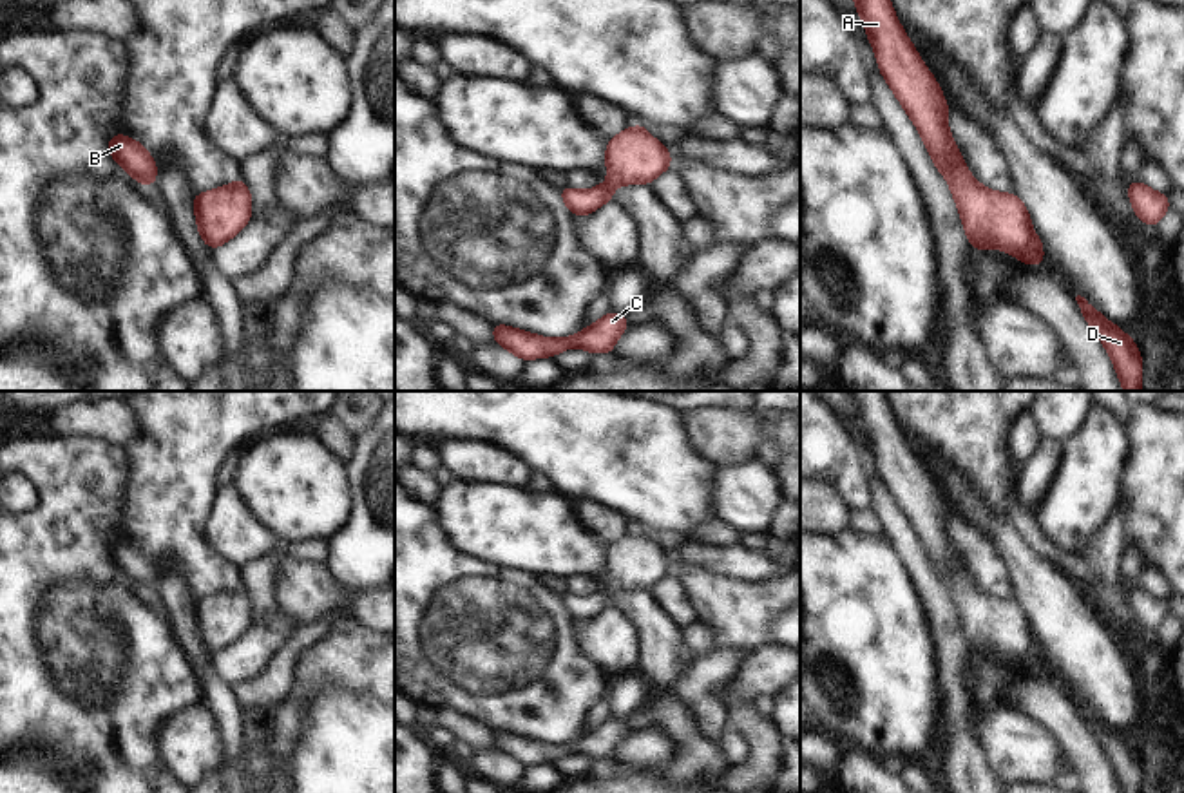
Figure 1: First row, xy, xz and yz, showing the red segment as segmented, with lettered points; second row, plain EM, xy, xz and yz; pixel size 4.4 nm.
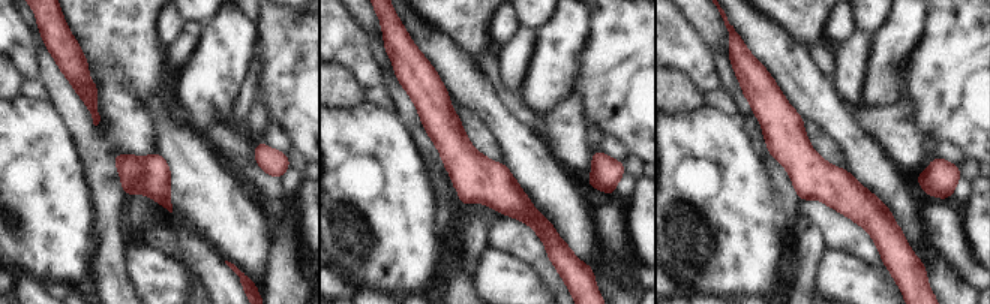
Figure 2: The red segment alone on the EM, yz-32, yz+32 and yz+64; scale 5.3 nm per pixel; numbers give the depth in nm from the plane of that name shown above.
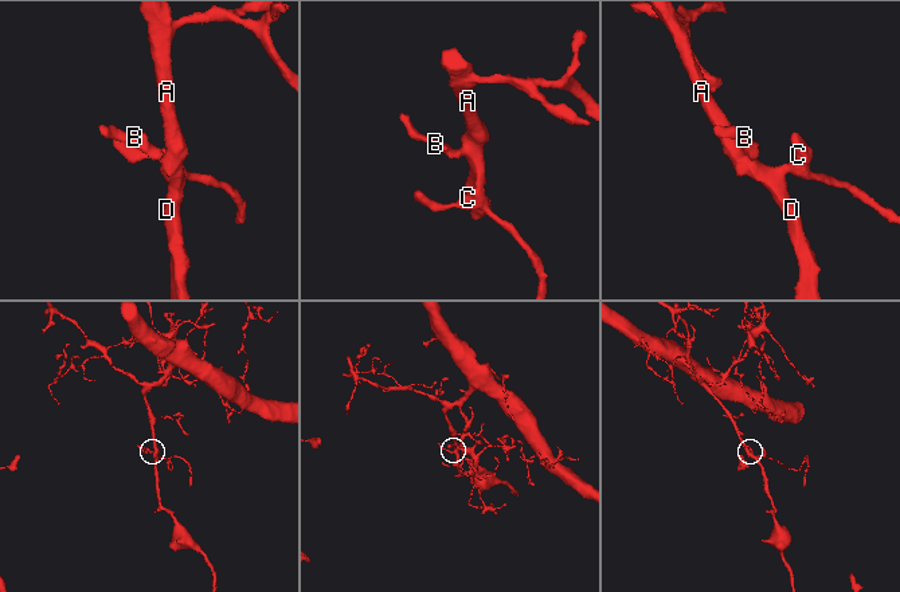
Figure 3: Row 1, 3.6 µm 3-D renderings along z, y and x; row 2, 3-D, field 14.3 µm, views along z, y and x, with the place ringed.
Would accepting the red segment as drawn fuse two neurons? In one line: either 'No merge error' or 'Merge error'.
No merge error.

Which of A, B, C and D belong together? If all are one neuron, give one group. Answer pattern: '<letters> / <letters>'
A B C D

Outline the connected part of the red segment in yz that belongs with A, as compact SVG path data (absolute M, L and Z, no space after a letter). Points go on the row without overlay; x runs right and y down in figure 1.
M849 391L867 436L880 480L914 527L934 572L950 590L965 639L972 654L999 654L1023 670L1045 672L1043 648L1032 635L1026 612L1017 599L985 594L967 576L949 530L949 511L940 489L923 471L918 456L896 425L883 391Z

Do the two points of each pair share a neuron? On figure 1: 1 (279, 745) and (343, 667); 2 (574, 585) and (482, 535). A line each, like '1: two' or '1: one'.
1: one
2: two

